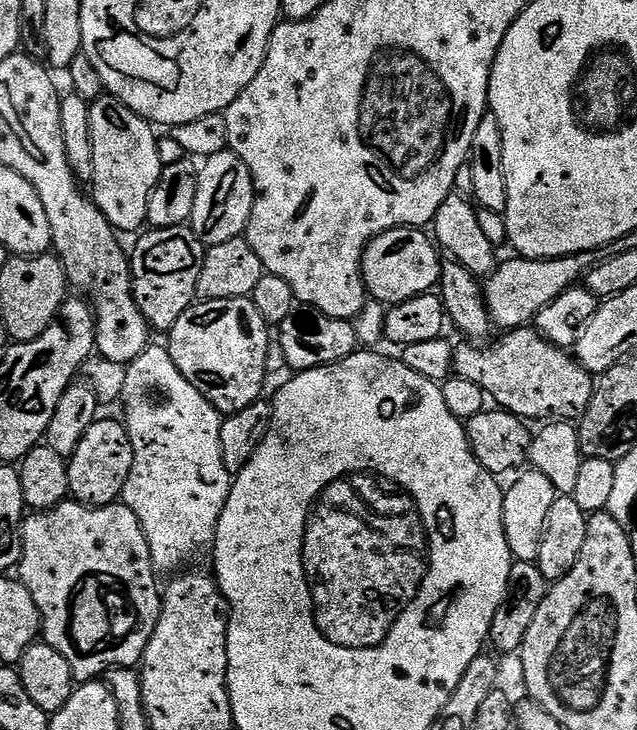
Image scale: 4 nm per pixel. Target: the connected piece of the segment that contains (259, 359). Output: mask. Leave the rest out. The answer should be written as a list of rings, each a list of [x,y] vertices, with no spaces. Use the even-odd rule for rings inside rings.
[[[226,298],[225,300],[200,300],[194,302],[186,310],[186,314],[182,314],[182,318],[178,318],[178,322],[174,322],[174,326],[166,333],[166,347],[171,358],[174,360],[178,370],[182,372],[183,378],[186,378],[204,395],[213,406],[224,416],[233,416],[238,410],[246,410],[246,406],[250,406],[254,401],[261,399],[264,388],[264,380],[269,379],[269,374],[266,368],[266,356],[268,343],[270,341],[270,325],[262,318],[262,314],[258,314],[258,310],[254,306],[254,302],[250,298]]]

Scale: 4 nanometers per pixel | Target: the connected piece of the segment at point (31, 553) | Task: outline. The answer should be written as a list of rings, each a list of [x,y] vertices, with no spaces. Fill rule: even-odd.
[[[69,498],[56,508],[49,508],[47,512],[33,511],[25,519],[20,529],[18,579],[26,586],[26,590],[30,590],[30,598],[34,598],[40,611],[43,643],[58,650],[58,654],[62,654],[62,658],[66,658],[66,662],[70,662],[70,670],[77,681],[95,681],[97,678],[103,677],[109,668],[136,668],[143,660],[146,646],[154,634],[154,626],[158,626],[162,588],[161,585],[156,585],[158,573],[152,566],[150,547],[143,536],[142,526],[139,525],[139,520],[133,510],[128,509],[125,504],[117,502],[101,508],[88,508],[85,504],[77,504],[75,500]]]

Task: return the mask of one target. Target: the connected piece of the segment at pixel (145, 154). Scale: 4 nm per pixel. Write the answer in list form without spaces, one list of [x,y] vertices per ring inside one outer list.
[[[105,94],[99,100],[91,101],[90,138],[94,142],[94,174],[90,181],[90,199],[120,234],[139,233],[148,224],[150,194],[162,167],[156,145],[158,136],[152,131],[153,125],[130,110],[117,96]]]

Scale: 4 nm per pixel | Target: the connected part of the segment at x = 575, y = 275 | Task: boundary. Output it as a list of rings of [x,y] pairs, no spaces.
[[[580,252],[576,256],[559,256],[553,260],[515,258],[499,265],[483,285],[484,301],[493,325],[500,330],[511,330],[531,325],[546,305],[558,294],[573,287],[597,263],[596,252]]]

